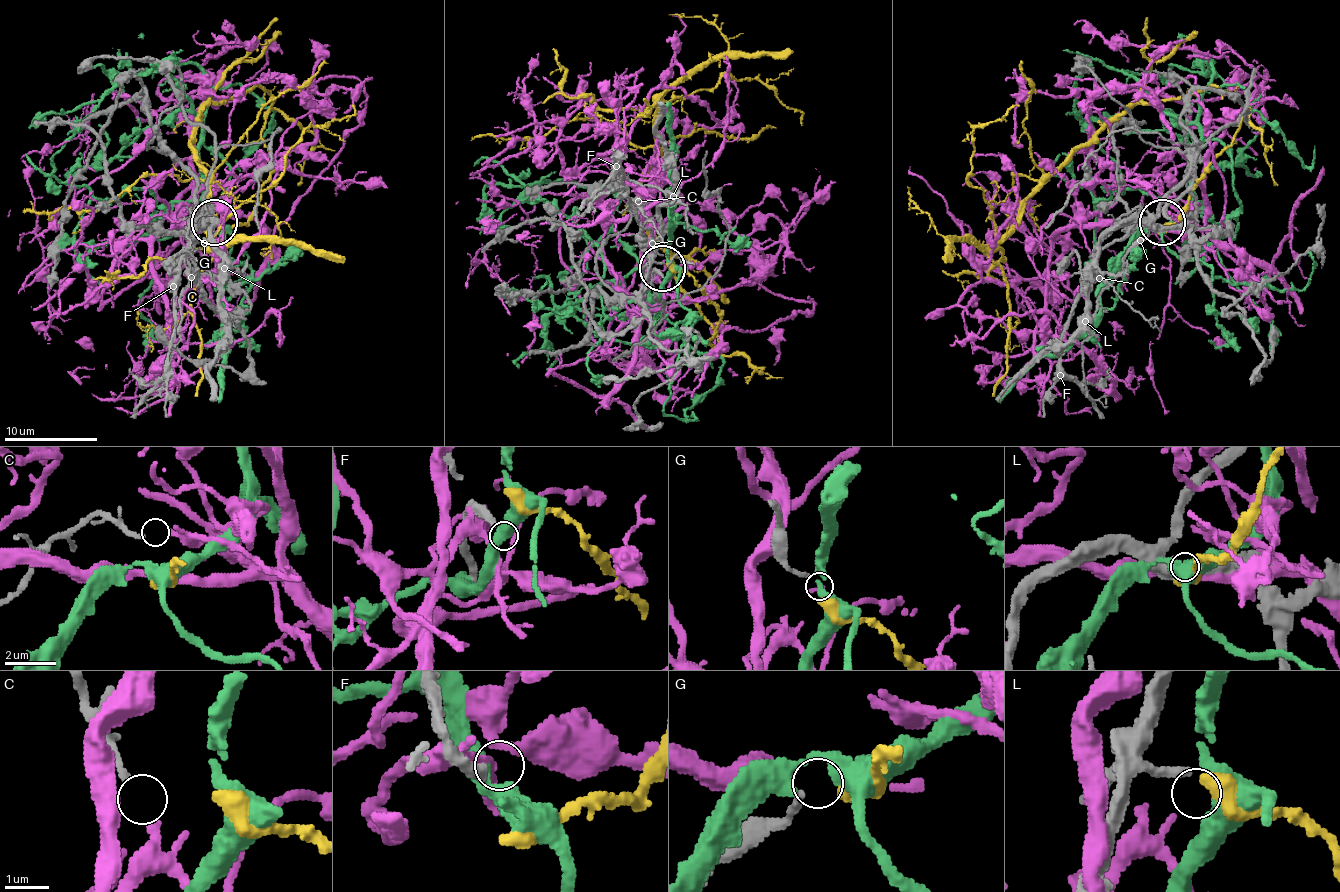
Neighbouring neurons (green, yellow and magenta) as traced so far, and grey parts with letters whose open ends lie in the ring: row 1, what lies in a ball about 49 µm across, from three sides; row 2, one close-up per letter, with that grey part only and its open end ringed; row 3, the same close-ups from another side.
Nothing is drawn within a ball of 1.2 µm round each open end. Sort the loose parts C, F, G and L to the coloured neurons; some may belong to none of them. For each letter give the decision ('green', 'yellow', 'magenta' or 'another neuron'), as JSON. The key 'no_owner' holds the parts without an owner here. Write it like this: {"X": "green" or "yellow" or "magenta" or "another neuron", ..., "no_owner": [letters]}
{"C": "magenta", "F": "another neuron", "G": "yellow", "L": "another neuron", "no_owner": ["F", "L"]}

